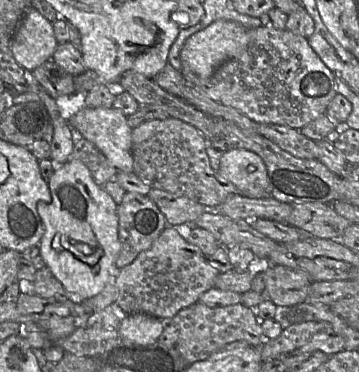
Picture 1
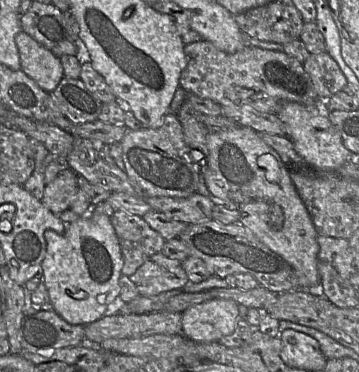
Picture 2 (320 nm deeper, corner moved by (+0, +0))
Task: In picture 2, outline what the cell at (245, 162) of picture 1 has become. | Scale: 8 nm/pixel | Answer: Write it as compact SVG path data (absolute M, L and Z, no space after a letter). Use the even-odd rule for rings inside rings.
M246 126L210 132L206 146L207 162L199 151L194 152L214 202L239 211L239 223L292 266L301 290L318 286L319 234L277 152Z

